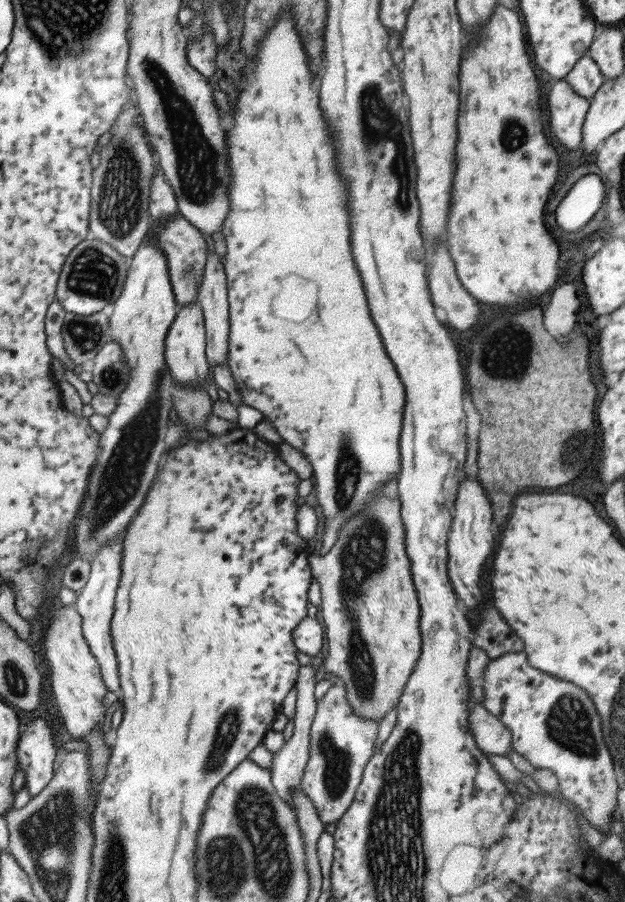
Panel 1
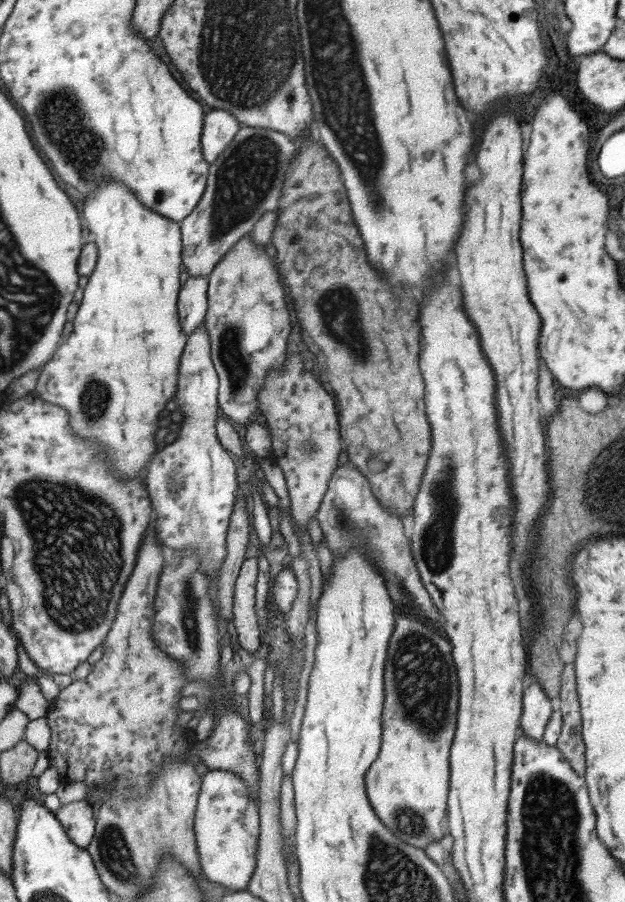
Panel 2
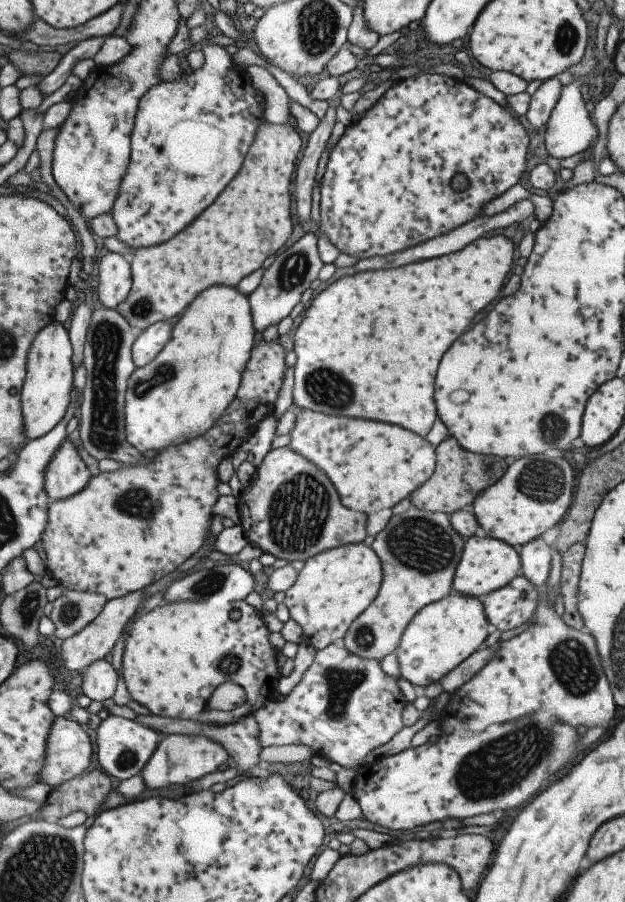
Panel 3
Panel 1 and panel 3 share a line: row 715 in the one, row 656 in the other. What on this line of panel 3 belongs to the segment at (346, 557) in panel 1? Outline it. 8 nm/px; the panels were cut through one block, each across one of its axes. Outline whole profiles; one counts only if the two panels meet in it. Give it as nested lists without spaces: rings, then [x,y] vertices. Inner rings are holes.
[[[410,507],[403,514],[391,516],[370,546],[382,569],[377,596],[349,624],[341,640],[343,647],[358,658],[372,659],[377,663],[394,653],[413,616],[427,604],[448,596],[463,544],[463,538],[453,531],[448,516],[443,513],[427,513]]]

